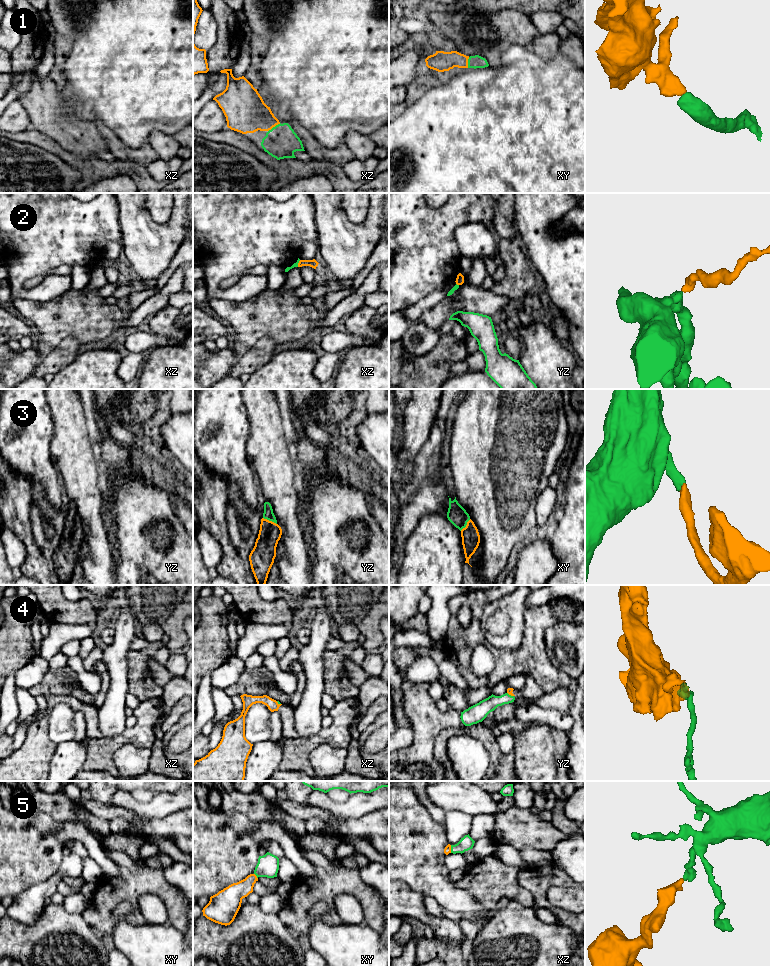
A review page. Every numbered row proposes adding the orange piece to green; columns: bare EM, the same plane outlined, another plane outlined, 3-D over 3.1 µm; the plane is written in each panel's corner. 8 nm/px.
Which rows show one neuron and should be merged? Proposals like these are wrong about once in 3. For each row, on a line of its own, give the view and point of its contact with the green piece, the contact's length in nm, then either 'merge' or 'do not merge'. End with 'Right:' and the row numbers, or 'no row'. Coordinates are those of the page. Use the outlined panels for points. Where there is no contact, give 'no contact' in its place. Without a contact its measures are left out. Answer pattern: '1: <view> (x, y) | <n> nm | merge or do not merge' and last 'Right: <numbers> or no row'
1: xz (275, 126) | 120 nm | merge
2: xz (298, 262) | 60 nm | do not merge
3: yz (270, 520) | 130 nm | merge
4: yz (510, 695) | 70 nm | do not merge
5: xy (256, 875) | 50 nm | merge
Right: 1, 3, 5

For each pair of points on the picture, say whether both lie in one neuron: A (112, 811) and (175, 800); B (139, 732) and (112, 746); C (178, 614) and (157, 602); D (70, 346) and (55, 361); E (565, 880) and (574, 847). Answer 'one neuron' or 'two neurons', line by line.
A: two neurons
B: one neuron
C: two neurons
D: one neuron
E: two neurons

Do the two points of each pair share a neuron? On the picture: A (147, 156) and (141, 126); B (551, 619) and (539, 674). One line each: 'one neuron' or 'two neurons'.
A: two neurons
B: one neuron

